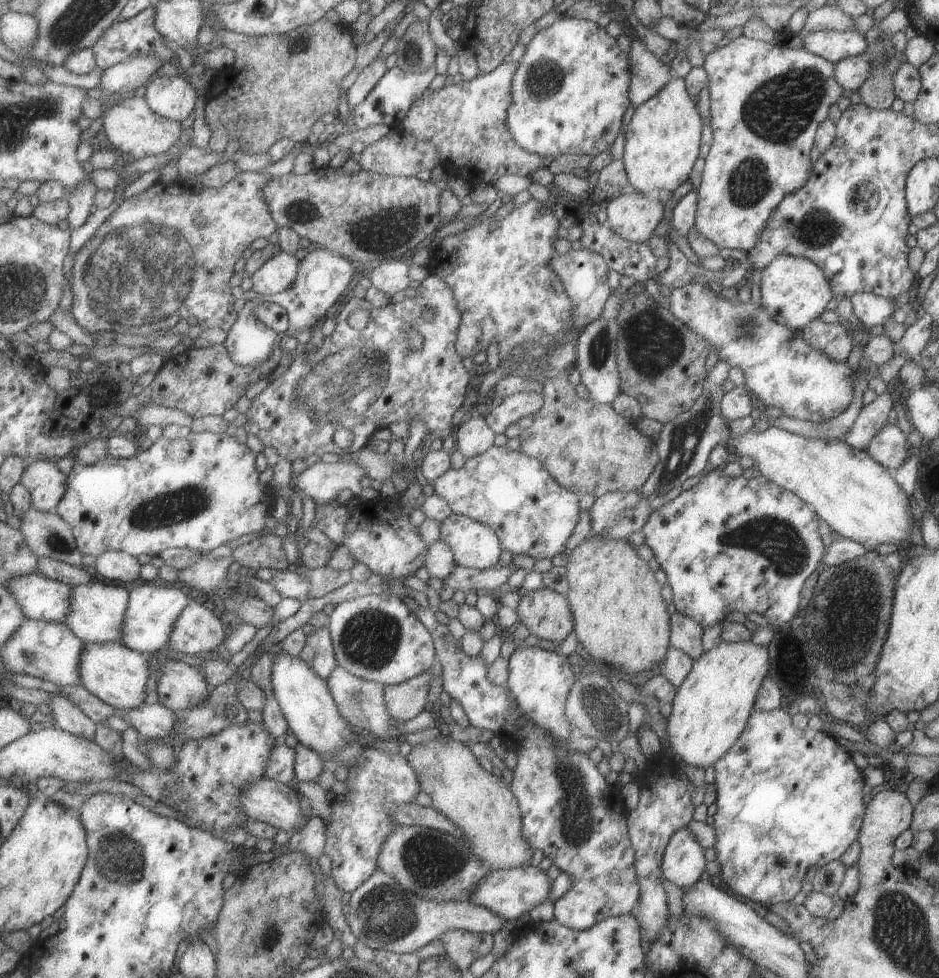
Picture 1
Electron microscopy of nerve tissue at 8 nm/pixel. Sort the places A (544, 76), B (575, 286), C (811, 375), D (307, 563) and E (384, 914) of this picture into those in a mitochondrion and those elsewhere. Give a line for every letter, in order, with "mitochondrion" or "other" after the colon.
A: mitochondrion
B: other
C: other
D: other
E: mitochondrion

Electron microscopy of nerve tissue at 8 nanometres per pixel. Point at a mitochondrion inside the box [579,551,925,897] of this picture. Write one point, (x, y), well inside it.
(864, 583)

